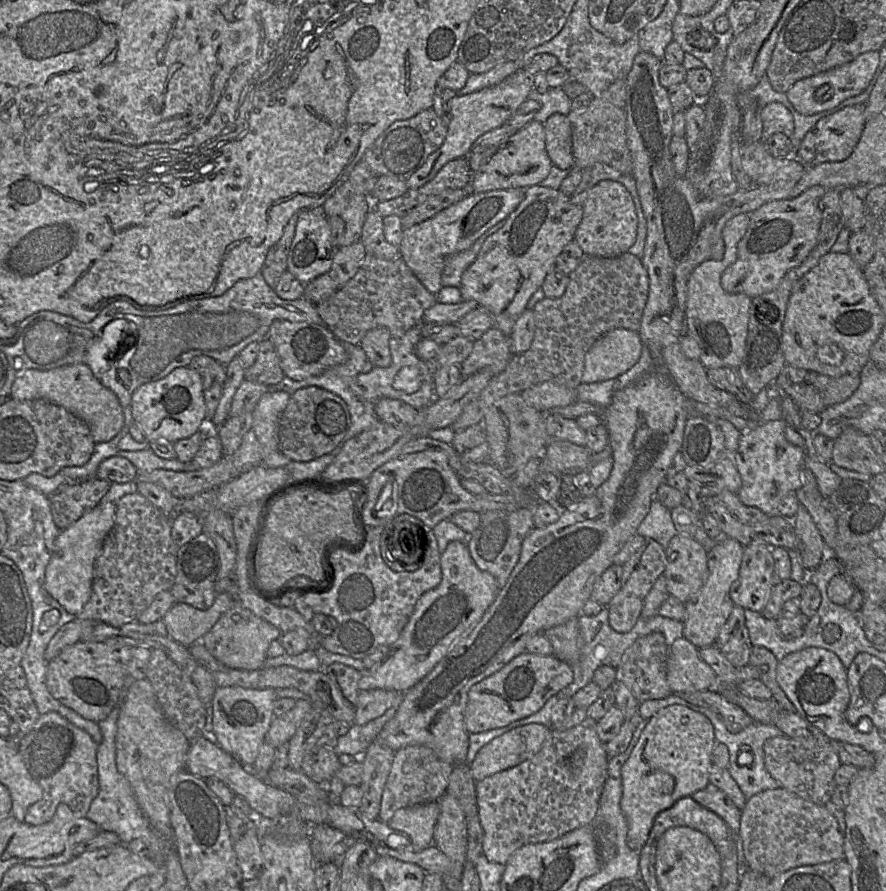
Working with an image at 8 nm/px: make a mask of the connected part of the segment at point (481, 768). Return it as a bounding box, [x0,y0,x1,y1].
[469,723,550,783]

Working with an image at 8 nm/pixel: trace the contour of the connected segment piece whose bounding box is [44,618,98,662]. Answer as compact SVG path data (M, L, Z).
M76 618L63 625L47 645L44 658L47 662L58 656L63 649L79 640L89 640L94 625L98 621Z

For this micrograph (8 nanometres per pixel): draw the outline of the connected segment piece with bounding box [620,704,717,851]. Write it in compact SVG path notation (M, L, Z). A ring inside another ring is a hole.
M675 704L665 707L647 721L637 744L621 768L623 793L620 806L627 820L629 848L641 851L649 837L654 819L661 811L672 807L683 797L691 797L693 793L704 789L710 783L709 771L716 743L711 721L686 706Z

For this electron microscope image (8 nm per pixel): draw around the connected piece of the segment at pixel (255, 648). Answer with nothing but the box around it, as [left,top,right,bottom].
[202,602,281,670]

